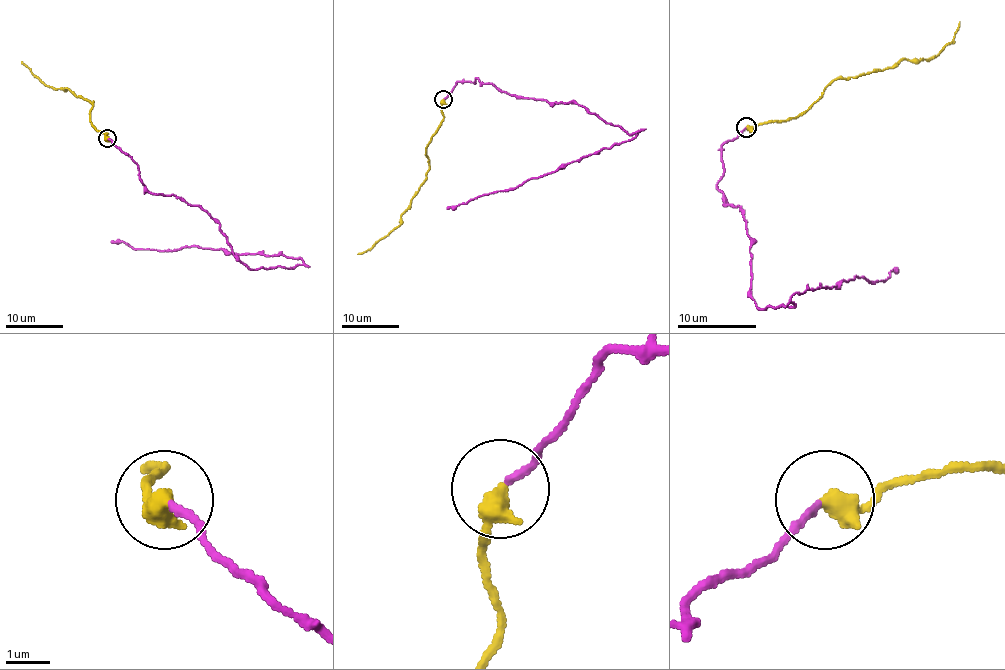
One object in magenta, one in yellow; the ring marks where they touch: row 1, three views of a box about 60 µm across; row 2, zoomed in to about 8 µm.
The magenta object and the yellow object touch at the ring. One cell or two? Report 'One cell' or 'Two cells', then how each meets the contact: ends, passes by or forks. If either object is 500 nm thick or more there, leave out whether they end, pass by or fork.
One cell

